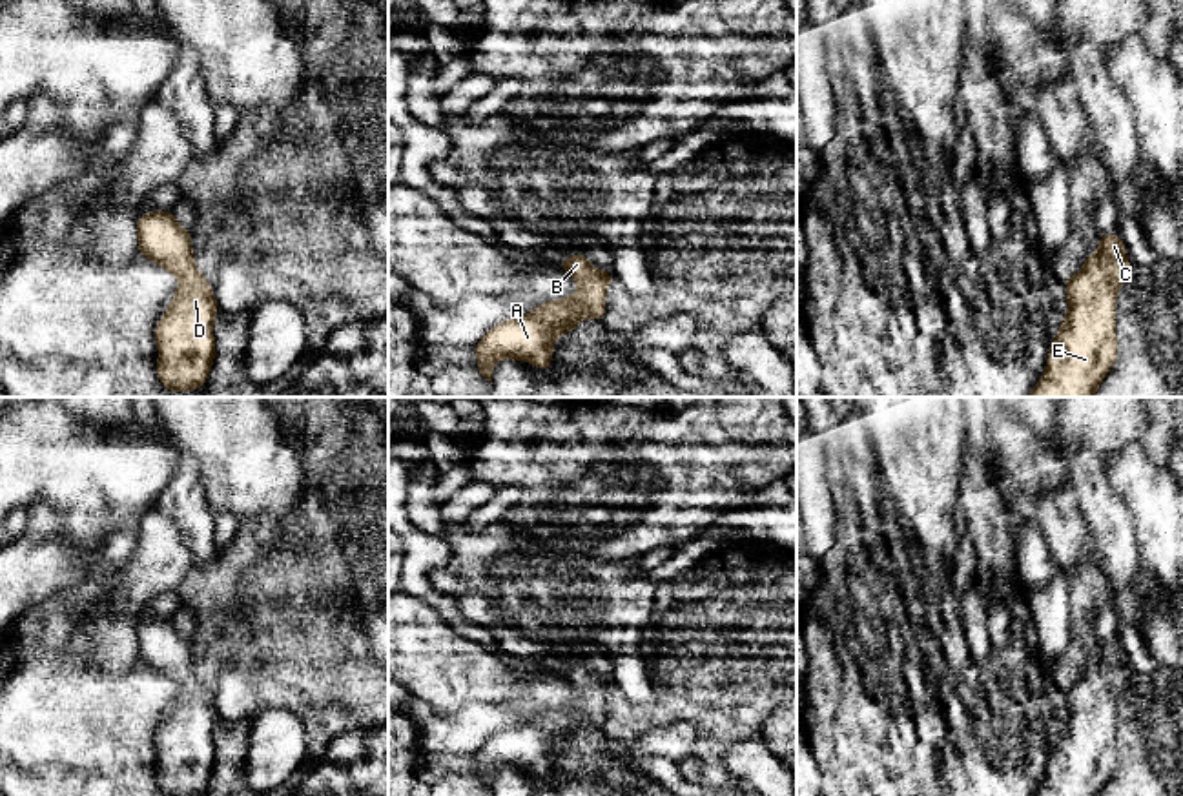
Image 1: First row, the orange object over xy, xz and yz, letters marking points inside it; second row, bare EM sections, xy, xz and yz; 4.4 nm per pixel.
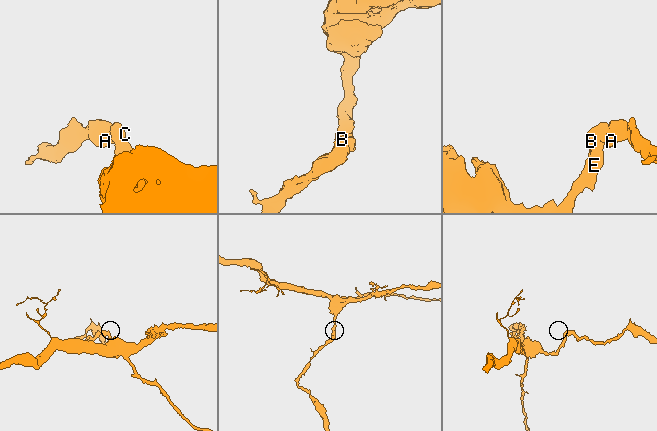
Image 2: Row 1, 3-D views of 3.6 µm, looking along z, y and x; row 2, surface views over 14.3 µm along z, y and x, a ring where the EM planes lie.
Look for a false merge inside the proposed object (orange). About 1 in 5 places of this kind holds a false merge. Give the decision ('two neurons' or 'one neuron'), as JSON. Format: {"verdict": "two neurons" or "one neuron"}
{"verdict": "one neuron"}

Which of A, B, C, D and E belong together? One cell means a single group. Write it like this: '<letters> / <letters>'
A B C D E

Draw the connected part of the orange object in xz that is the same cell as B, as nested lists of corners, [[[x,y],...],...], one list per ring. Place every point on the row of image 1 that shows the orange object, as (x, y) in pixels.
[[[581,251],[567,257],[558,268],[578,282],[574,297],[543,302],[523,317],[505,321],[490,328],[474,346],[479,359],[478,372],[489,383],[498,359],[527,359],[538,370],[547,370],[556,337],[574,330],[585,317],[603,319],[607,286],[614,275],[594,270]]]

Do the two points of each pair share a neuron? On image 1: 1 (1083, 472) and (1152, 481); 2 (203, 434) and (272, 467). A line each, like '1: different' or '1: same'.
1: different
2: same

